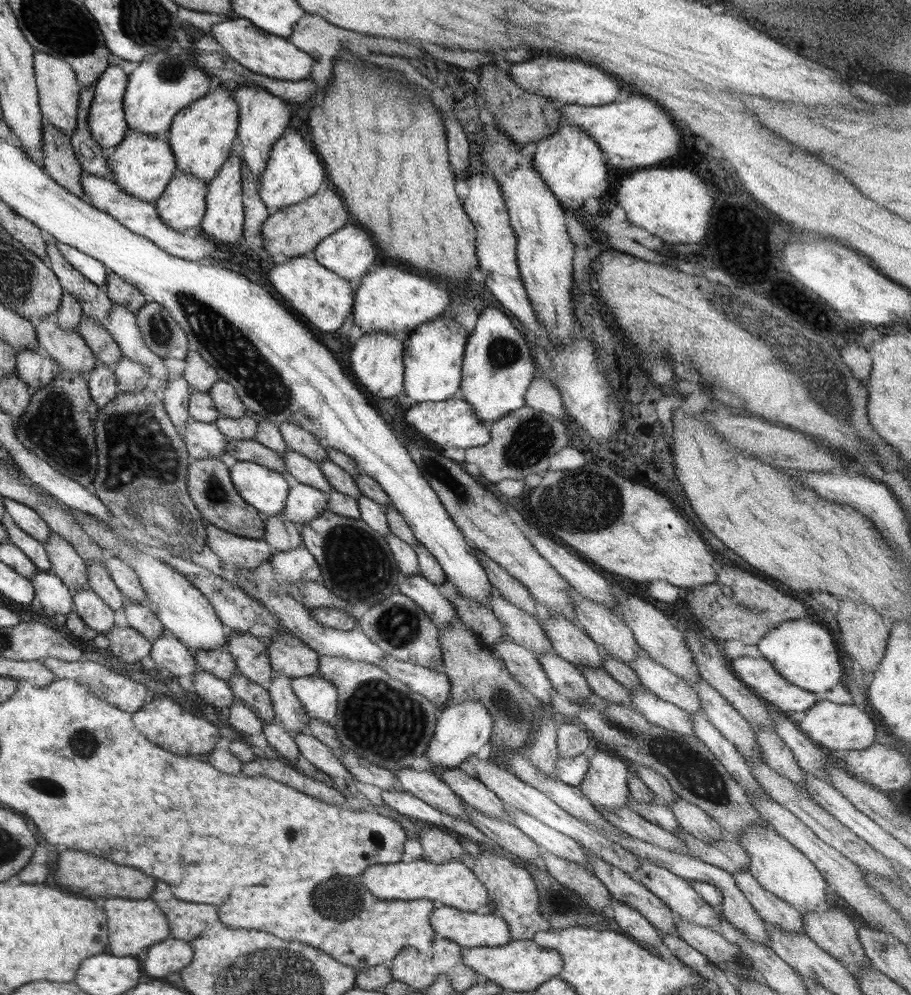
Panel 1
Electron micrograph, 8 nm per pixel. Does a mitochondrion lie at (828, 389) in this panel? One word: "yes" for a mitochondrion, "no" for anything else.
yes

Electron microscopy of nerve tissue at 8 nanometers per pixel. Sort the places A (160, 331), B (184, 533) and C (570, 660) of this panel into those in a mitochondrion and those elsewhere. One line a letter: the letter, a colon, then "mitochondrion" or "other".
A: mitochondrion
B: mitochondrion
C: other

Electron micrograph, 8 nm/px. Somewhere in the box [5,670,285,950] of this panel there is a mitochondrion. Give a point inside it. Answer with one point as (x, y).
(49, 787)

